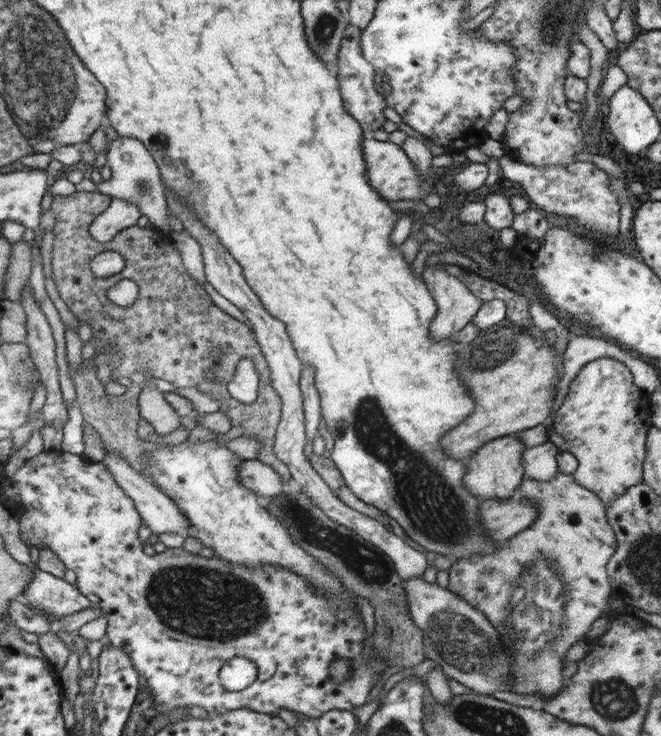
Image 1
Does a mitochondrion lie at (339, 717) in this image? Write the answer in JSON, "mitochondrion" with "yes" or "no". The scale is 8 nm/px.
{"mitochondrion":"no"}

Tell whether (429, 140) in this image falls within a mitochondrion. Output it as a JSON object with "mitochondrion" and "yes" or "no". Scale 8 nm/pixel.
{"mitochondrion":"no"}

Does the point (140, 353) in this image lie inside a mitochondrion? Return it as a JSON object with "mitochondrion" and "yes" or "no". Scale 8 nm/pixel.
{"mitochondrion":"no"}

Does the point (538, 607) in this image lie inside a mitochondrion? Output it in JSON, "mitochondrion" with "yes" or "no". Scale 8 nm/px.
{"mitochondrion":"yes"}

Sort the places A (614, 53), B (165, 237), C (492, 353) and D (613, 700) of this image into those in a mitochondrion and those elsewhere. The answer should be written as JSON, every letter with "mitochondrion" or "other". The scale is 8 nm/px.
{"A":"other","B":"other","C":"mitochondrion","D":"mitochondrion"}

